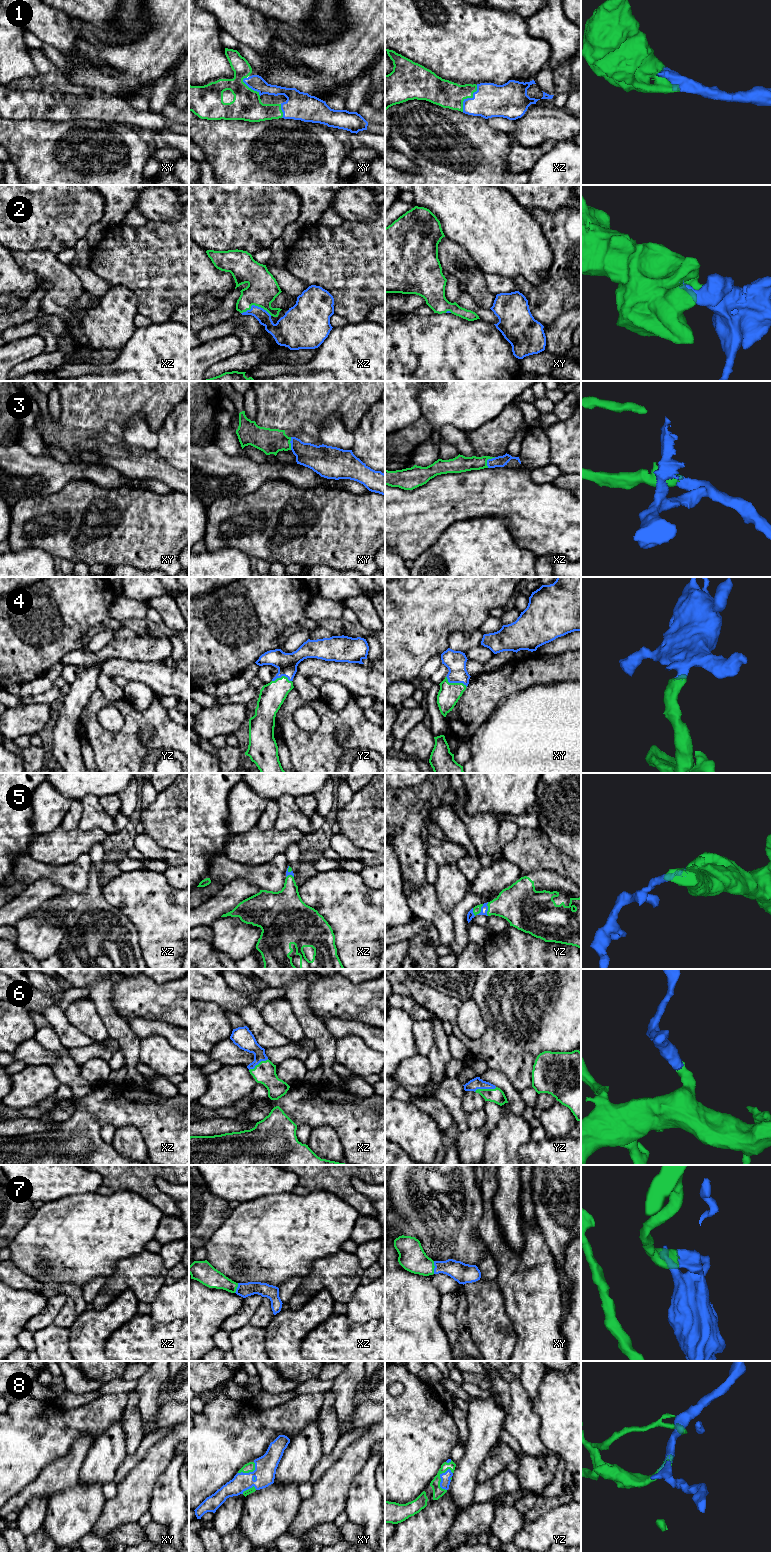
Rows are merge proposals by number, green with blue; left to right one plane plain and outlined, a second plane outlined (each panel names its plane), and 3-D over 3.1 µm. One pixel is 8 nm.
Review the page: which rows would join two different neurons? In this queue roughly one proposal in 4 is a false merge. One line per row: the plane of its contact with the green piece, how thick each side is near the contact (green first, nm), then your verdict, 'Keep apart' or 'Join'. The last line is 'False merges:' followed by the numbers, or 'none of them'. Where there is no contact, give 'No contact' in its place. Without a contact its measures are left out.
1: Touches green in xz. Thickness 220 nm (green) against 280 nm. Join
2: Touches green in xz. Thickness 240 nm (green) against 110 nm. Join
3: Touches green in xz. Thickness 130 nm (green) against 90 nm. Join
4: Touches green in xy. Thickness 170 nm (green) against 170 nm. Join
5: Touches green in yz. Thickness 60 nm (green) against 60 nm. Join
6: Touches green in yz. Thickness 120 nm (green) against 90 nm. Join
7: Touches green in xy. Thickness 220 nm (green) against 160 nm. Join
8: Touches green in yz. Thickness 90 nm (green) against 80 nm. Join
False merges: none of them

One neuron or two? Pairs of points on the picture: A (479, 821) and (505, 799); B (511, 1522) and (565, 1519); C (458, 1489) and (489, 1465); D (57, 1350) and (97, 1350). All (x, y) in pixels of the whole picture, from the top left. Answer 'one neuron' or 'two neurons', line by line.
A: two neurons
B: two neurons
C: two neurons
D: two neurons

